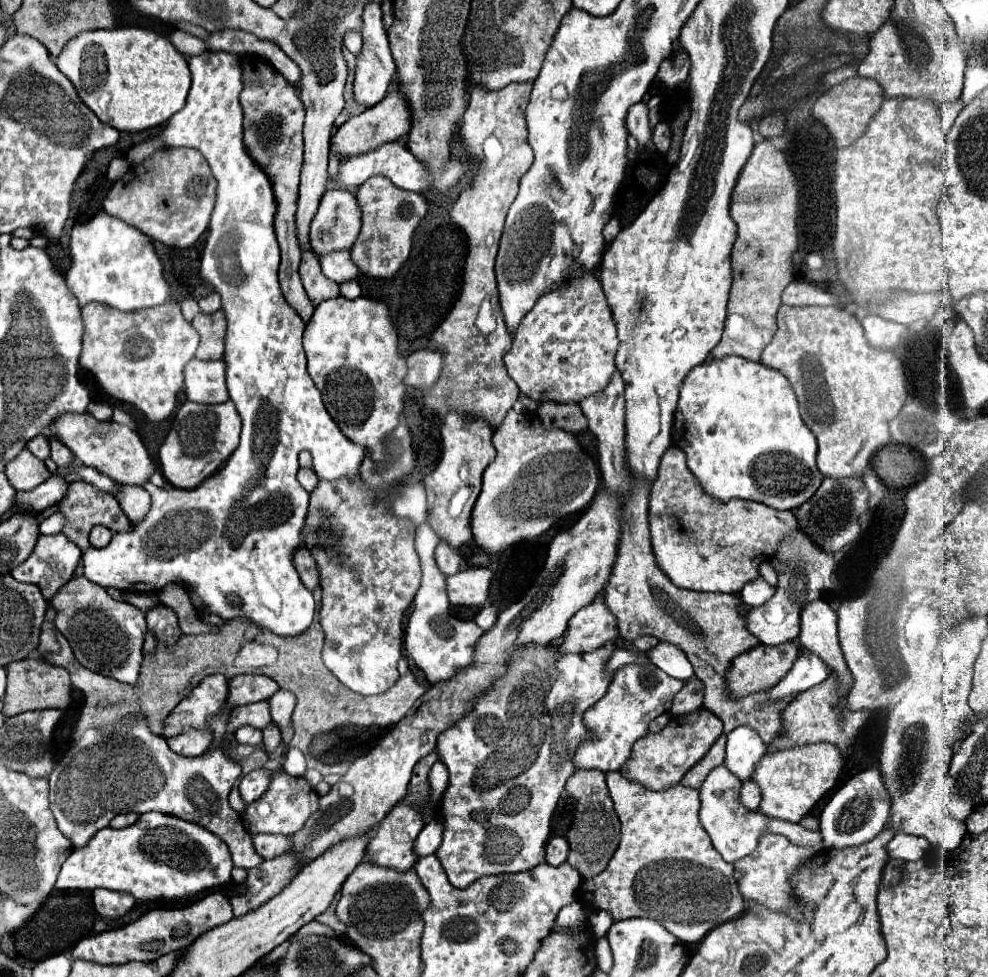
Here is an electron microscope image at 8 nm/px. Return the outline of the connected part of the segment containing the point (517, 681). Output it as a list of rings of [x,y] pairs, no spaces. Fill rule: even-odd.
[[[556,643],[548,647],[528,645],[514,655],[506,675],[478,699],[474,709],[438,737],[436,749],[450,771],[450,781],[440,807],[444,821],[442,845],[434,855],[440,859],[454,887],[466,889],[484,875],[526,871],[544,861],[540,839],[548,839],[556,803],[568,777],[575,772],[573,757],[586,735],[583,714],[596,699],[606,694],[612,681],[612,675],[602,673],[602,667],[614,649],[614,645],[604,645],[584,657],[558,657]]]

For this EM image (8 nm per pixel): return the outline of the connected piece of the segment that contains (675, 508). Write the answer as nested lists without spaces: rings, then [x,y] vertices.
[[[672,445],[662,455],[658,475],[652,481],[648,523],[656,565],[676,587],[710,593],[738,593],[746,581],[758,577],[758,565],[762,561],[770,561],[770,557],[776,553],[780,539],[796,525],[796,515],[792,511],[774,511],[772,507],[756,501],[732,499],[728,503],[722,503],[706,495],[694,473],[690,473],[682,449],[678,449],[678,445]]]

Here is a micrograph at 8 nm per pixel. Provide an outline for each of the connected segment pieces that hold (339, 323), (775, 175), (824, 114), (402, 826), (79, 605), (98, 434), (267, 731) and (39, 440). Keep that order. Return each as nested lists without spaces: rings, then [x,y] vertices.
[[[334,297],[320,303],[306,323],[304,351],[308,357],[308,373],[320,389],[324,405],[342,433],[354,443],[366,447],[374,461],[388,463],[386,439],[388,433],[392,433],[392,429],[398,425],[398,415],[404,409],[406,393],[402,383],[402,377],[406,375],[406,359],[402,359],[398,353],[398,335],[390,321],[388,307],[382,301],[372,301],[366,297],[358,297],[354,301]]]
[[[762,139],[754,145],[750,159],[742,167],[734,193],[730,203],[730,217],[738,225],[738,239],[732,249],[732,289],[728,299],[728,315],[726,315],[726,327],[720,343],[710,351],[706,363],[712,359],[722,359],[728,355],[738,355],[750,361],[760,361],[760,355],[768,341],[774,335],[776,329],[776,311],[780,307],[780,295],[782,289],[794,281],[794,261],[792,255],[798,249],[800,237],[798,237],[798,181],[786,161],[786,153],[778,147],[774,147],[768,139]]]
[[[850,77],[838,85],[832,85],[824,95],[816,99],[810,111],[810,119],[814,123],[820,123],[832,135],[836,149],[848,147],[866,131],[868,121],[878,111],[878,105],[882,103],[882,99],[884,99],[884,93],[876,81],[864,79],[864,77]]]
[[[398,803],[386,813],[384,821],[372,833],[372,843],[368,845],[366,857],[384,867],[394,867],[406,871],[416,863],[412,853],[414,837],[422,829],[422,817],[416,807]]]
[[[86,577],[68,581],[60,593],[52,597],[50,605],[58,611],[54,621],[56,629],[68,639],[76,659],[84,667],[122,683],[136,683],[146,633],[146,617],[138,607],[112,599],[106,589],[94,585]]]
[[[64,413],[54,421],[54,425],[58,431],[56,437],[76,455],[76,459],[118,483],[144,485],[156,471],[156,465],[148,457],[148,451],[142,445],[138,433],[126,425],[116,421],[98,421],[90,413]]]
[[[270,723],[270,725],[266,725],[266,727],[262,729],[262,733],[264,733],[264,747],[266,747],[268,751],[274,751],[274,749],[278,747],[278,743],[282,741],[278,725],[276,725],[276,723]]]
[[[38,435],[38,437],[30,439],[30,441],[26,443],[26,449],[30,449],[30,453],[32,453],[32,455],[36,455],[38,459],[42,459],[42,461],[50,457],[50,447],[48,447],[48,437],[44,437],[44,435]]]

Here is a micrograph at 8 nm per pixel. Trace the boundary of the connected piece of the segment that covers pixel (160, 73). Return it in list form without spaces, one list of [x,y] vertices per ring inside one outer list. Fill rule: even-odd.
[[[114,27],[86,31],[66,43],[54,59],[56,67],[72,81],[80,99],[106,125],[118,131],[144,131],[162,125],[174,111],[180,111],[190,89],[190,71],[186,57],[168,41],[168,37],[142,27]]]

